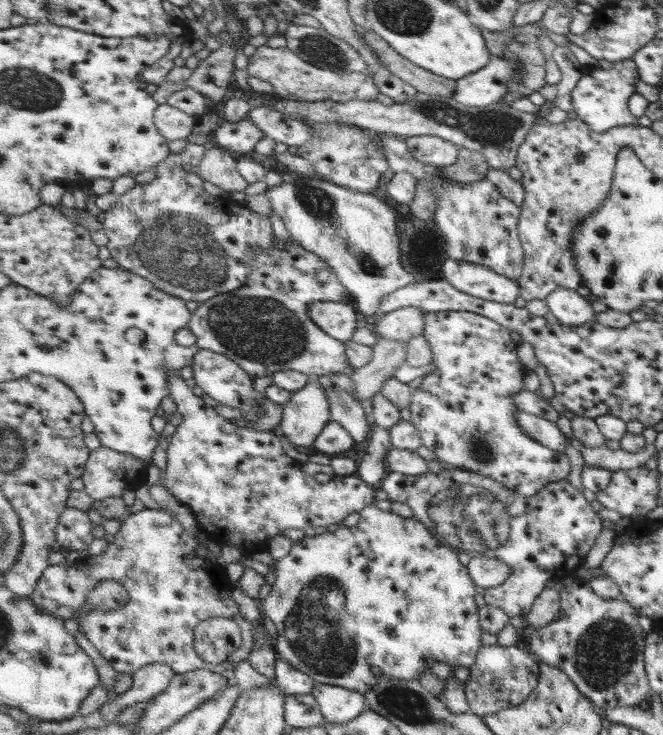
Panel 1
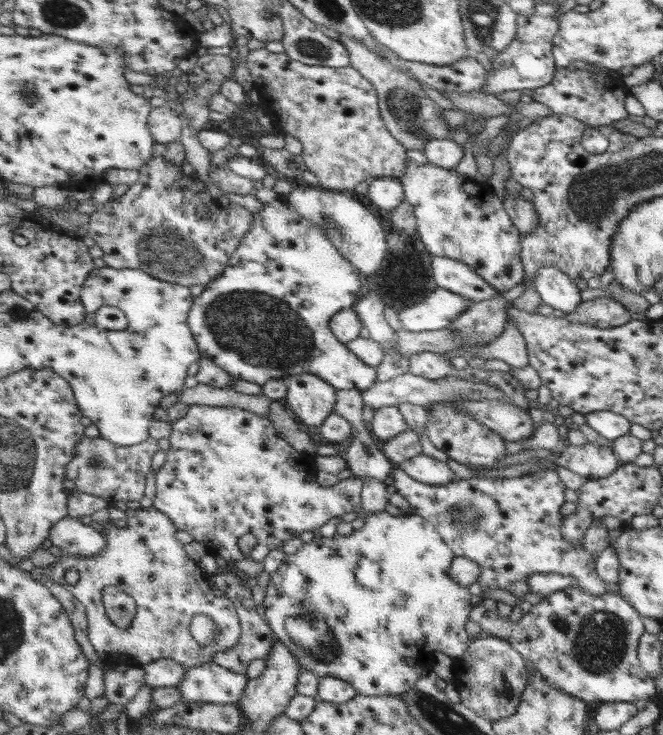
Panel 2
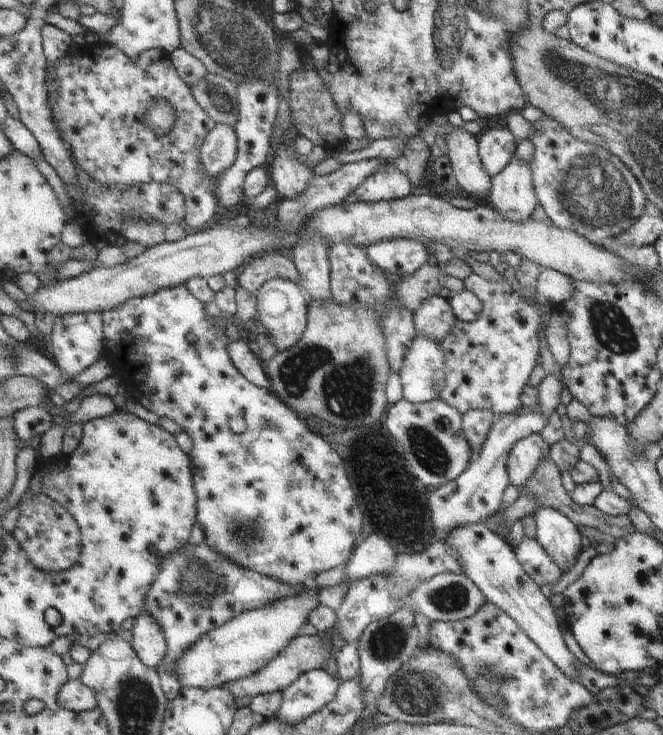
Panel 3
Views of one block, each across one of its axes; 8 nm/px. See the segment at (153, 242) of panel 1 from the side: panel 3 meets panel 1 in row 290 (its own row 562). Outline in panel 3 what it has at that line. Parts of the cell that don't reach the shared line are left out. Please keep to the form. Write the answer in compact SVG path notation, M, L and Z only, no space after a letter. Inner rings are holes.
M205 541L197 546L184 545L168 557L164 557L159 578L154 581L151 590L148 592L144 610L158 620L169 643L169 650L164 661L157 668L163 692L168 700L175 700L182 691L182 681L174 674L174 664L182 659L182 656L190 650L193 643L197 643L199 639L209 634L214 628L220 627L228 620L233 619L235 615L270 606L271 603L283 597L304 593L305 587L305 585L288 585L275 580L273 577L264 577L255 571L244 569L241 565L236 565L229 557L220 555L217 549L212 549Z

